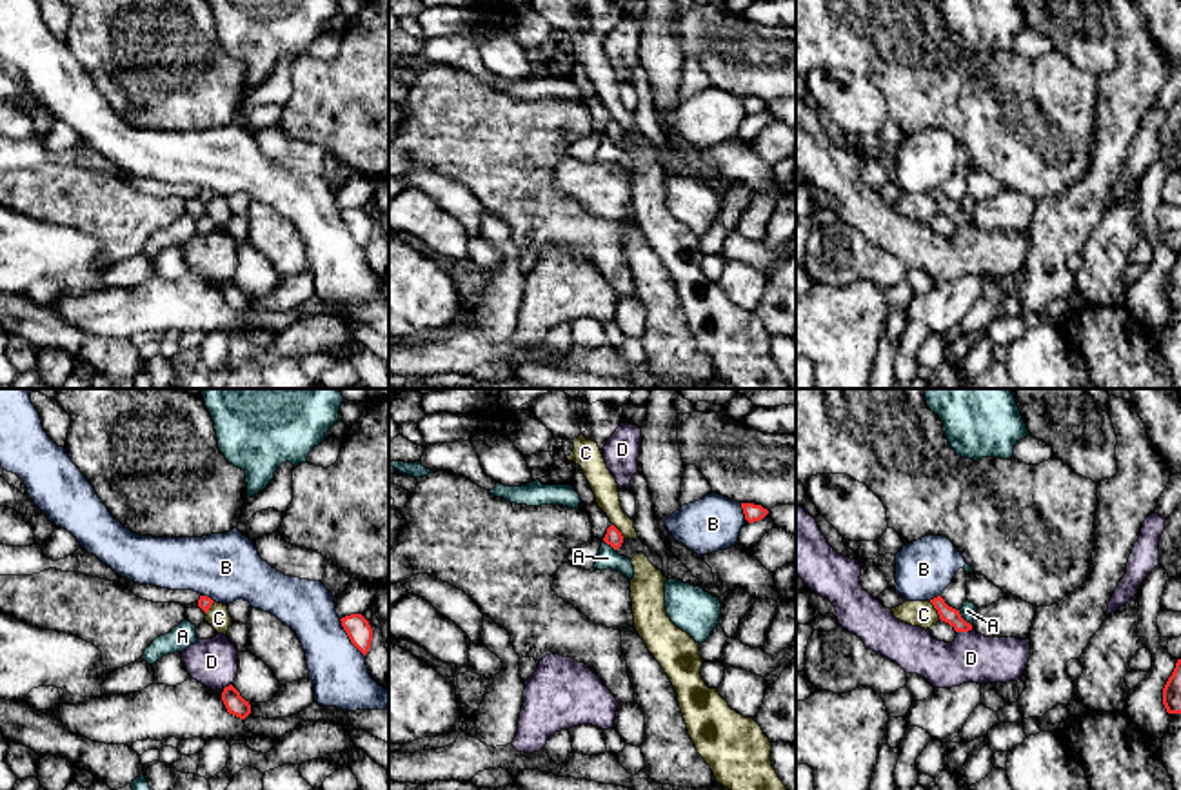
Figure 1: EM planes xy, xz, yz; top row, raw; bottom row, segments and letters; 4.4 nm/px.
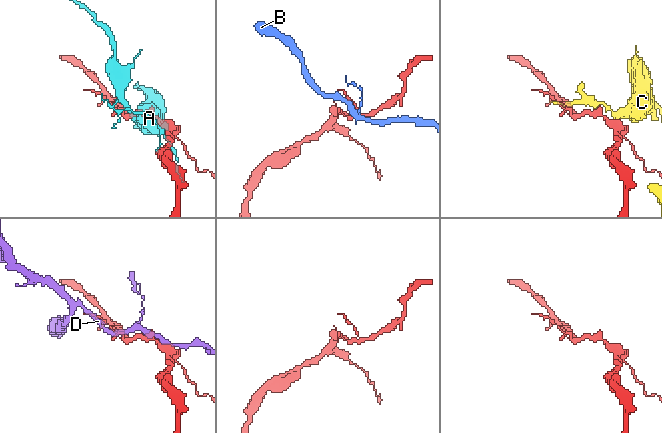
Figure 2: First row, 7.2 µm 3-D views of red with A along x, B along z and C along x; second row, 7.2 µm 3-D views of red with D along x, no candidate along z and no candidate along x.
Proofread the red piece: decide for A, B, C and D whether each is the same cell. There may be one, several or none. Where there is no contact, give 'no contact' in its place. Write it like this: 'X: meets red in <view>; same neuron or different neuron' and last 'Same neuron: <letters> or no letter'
A: meets red in yz; different neuron
B: meets red in xy; different neuron
C: meets red in yz; different neuron
D: meets red in yz; different neuron
Same neuron: no letter

